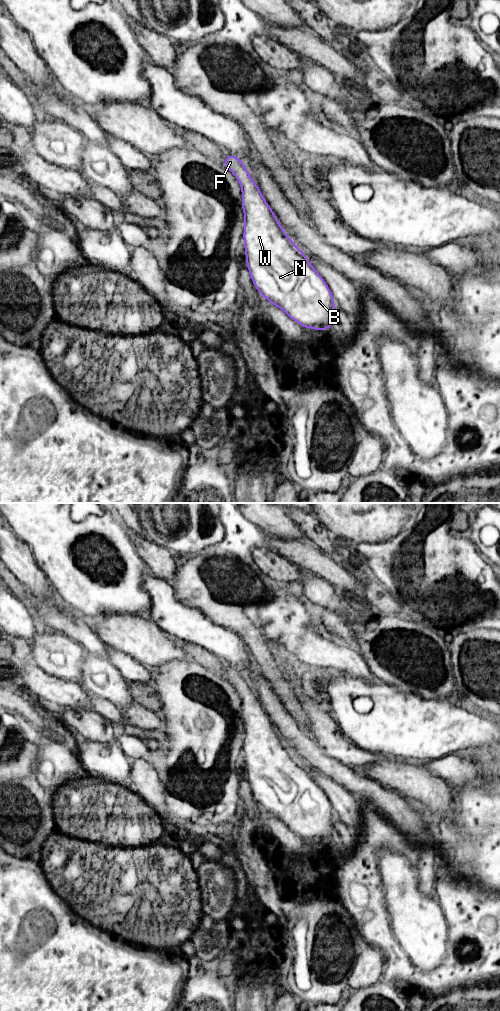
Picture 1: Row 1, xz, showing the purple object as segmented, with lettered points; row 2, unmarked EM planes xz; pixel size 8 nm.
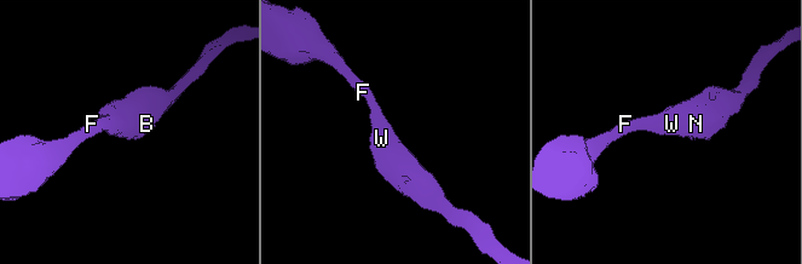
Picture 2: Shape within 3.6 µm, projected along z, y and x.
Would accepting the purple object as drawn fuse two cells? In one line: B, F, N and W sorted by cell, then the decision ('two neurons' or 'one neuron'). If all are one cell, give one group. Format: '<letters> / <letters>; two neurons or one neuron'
B F N W; one neuron

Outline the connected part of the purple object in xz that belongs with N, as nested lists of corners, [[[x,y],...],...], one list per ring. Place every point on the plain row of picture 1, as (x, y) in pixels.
[[[229,666],[224,677],[241,697],[245,770],[254,798],[271,816],[281,820],[305,841],[319,843],[332,839],[334,821],[338,819],[334,817],[335,811],[327,795],[287,748],[241,671]]]

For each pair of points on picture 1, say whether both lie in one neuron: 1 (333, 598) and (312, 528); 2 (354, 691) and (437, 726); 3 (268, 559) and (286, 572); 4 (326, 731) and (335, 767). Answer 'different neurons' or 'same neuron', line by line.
1: different neurons
2: same neuron
3: same neuron
4: different neurons

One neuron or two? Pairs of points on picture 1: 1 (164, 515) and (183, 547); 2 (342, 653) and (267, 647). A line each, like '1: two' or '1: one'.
1: one
2: two

